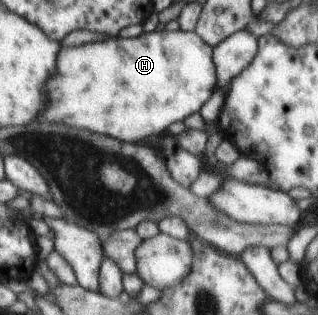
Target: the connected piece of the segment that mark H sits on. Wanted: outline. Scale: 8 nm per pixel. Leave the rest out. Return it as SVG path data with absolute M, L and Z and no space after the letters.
M179 29L176 31L167 30L155 30L145 34L141 33L141 36L137 38L107 38L103 42L89 42L89 44L83 44L83 46L65 46L59 50L63 54L63 58L59 58L59 78L55 78L55 82L51 82L51 94L55 94L55 106L51 106L51 110L47 110L47 114L43 114L43 118L47 122L59 122L59 124L67 124L67 126L73 126L73 128L83 128L83 130L91 130L91 132L97 132L97 134L105 134L105 136L111 136L119 142L141 142L149 136L159 136L164 134L167 126L173 124L173 122L183 121L183 118L187 118L189 114L193 114L199 111L199 106L215 92L217 88L217 76L215 76L215 66L213 66L213 60L211 60L211 47L207 46L205 42L201 42L201 38L191 32L181 32Z

